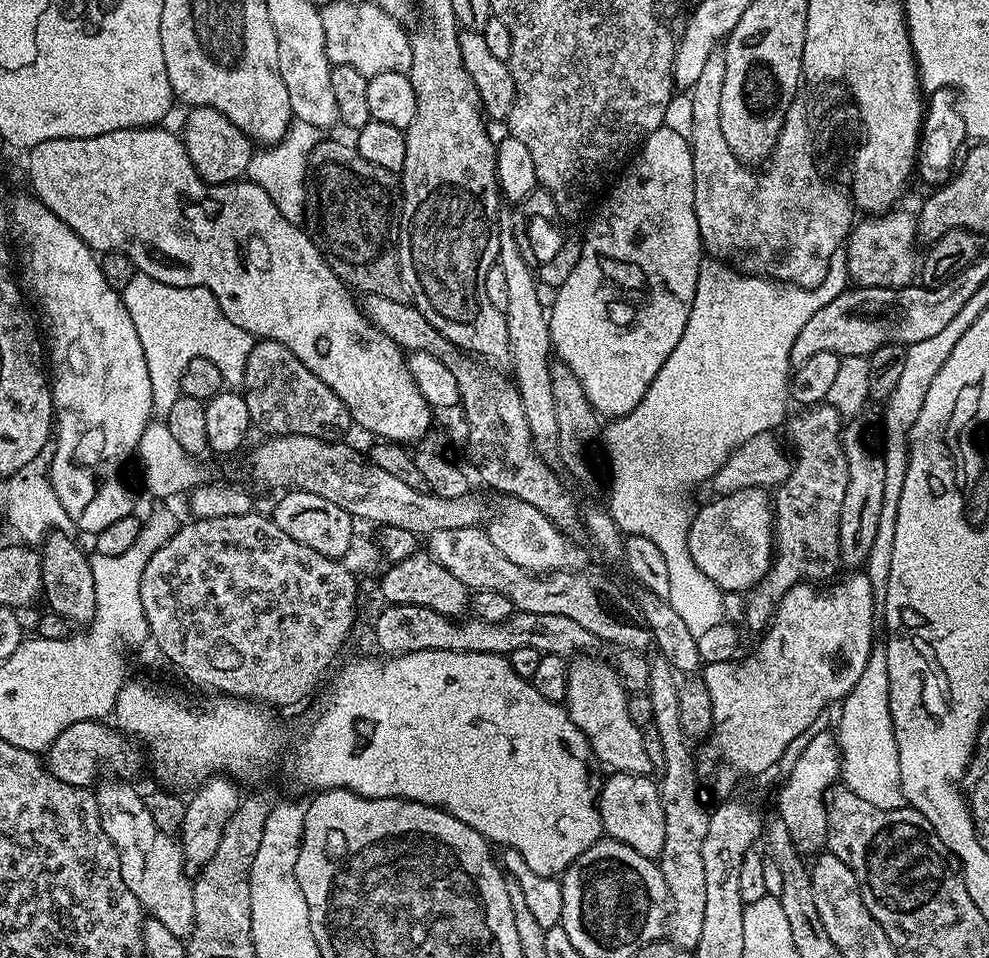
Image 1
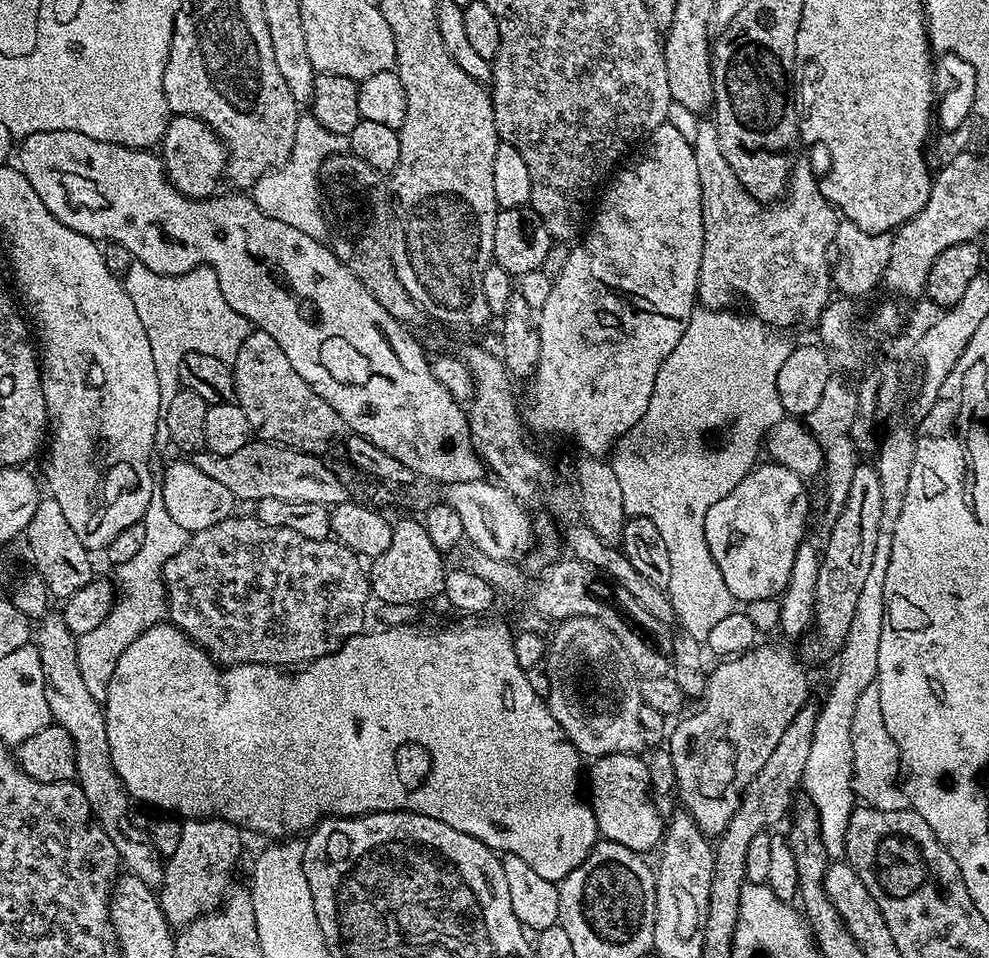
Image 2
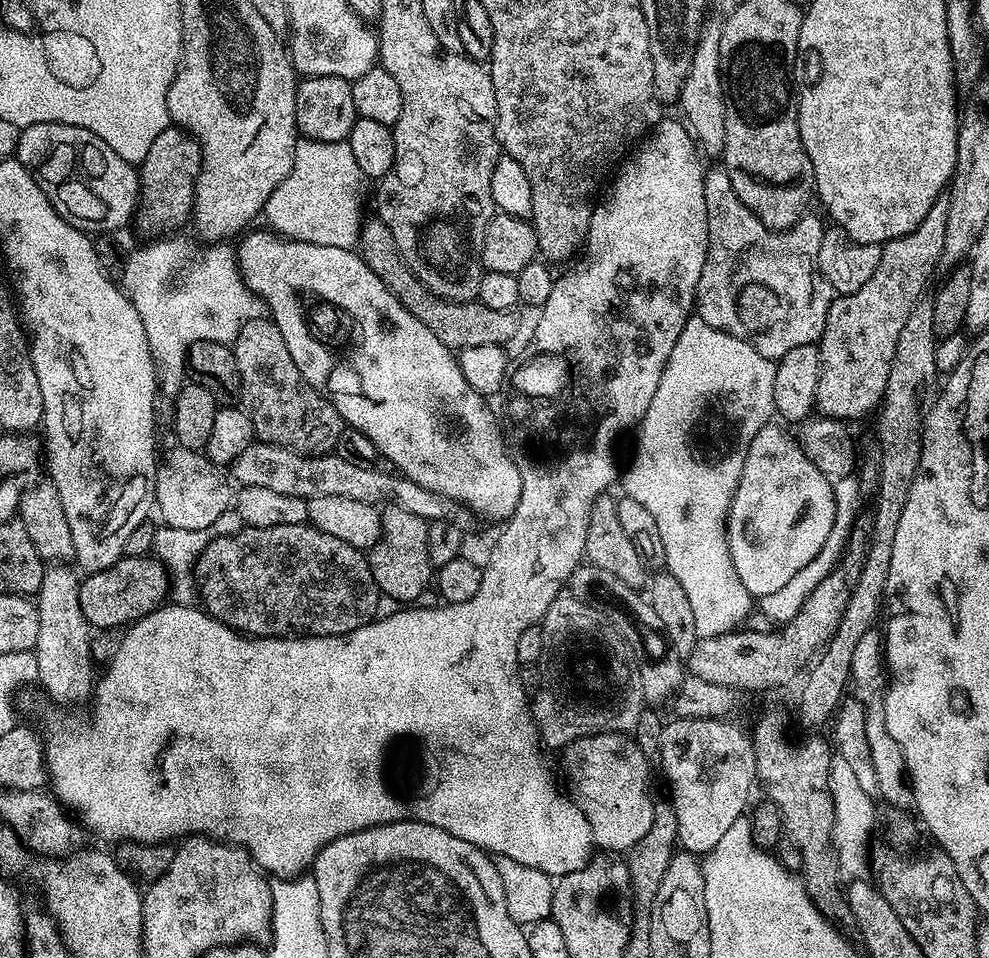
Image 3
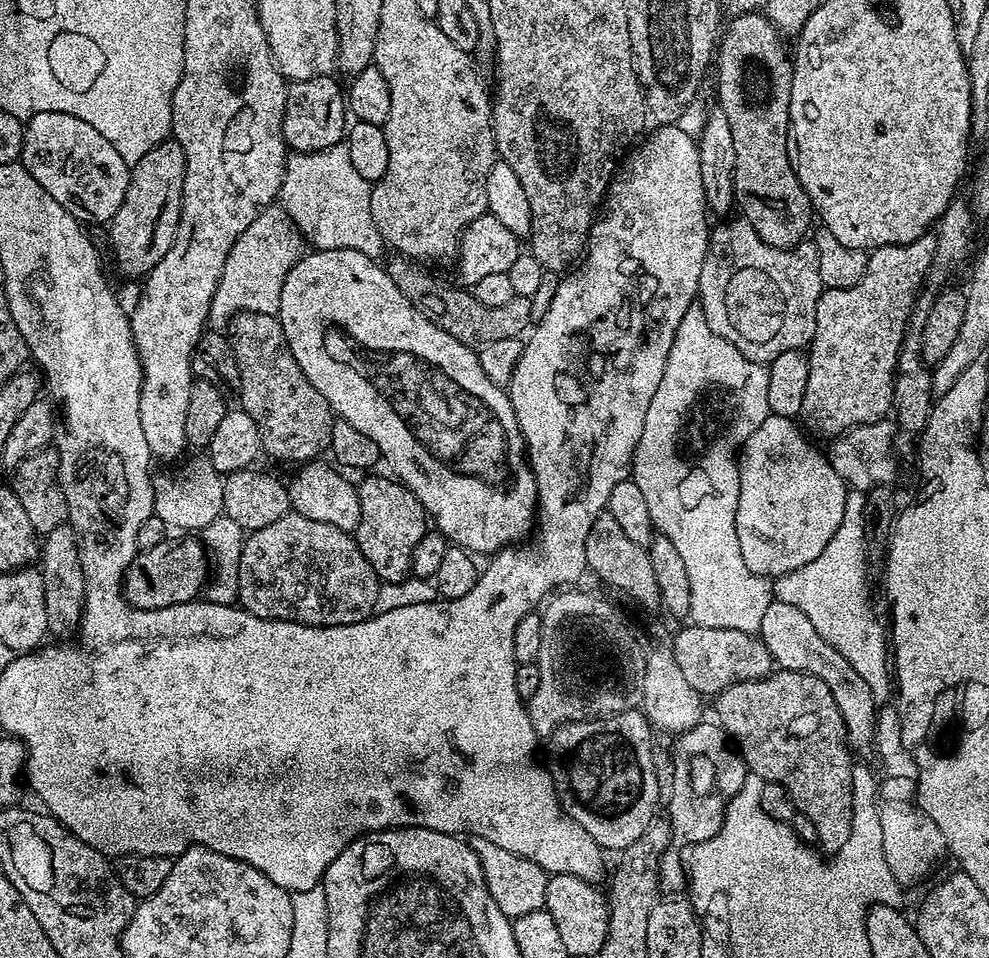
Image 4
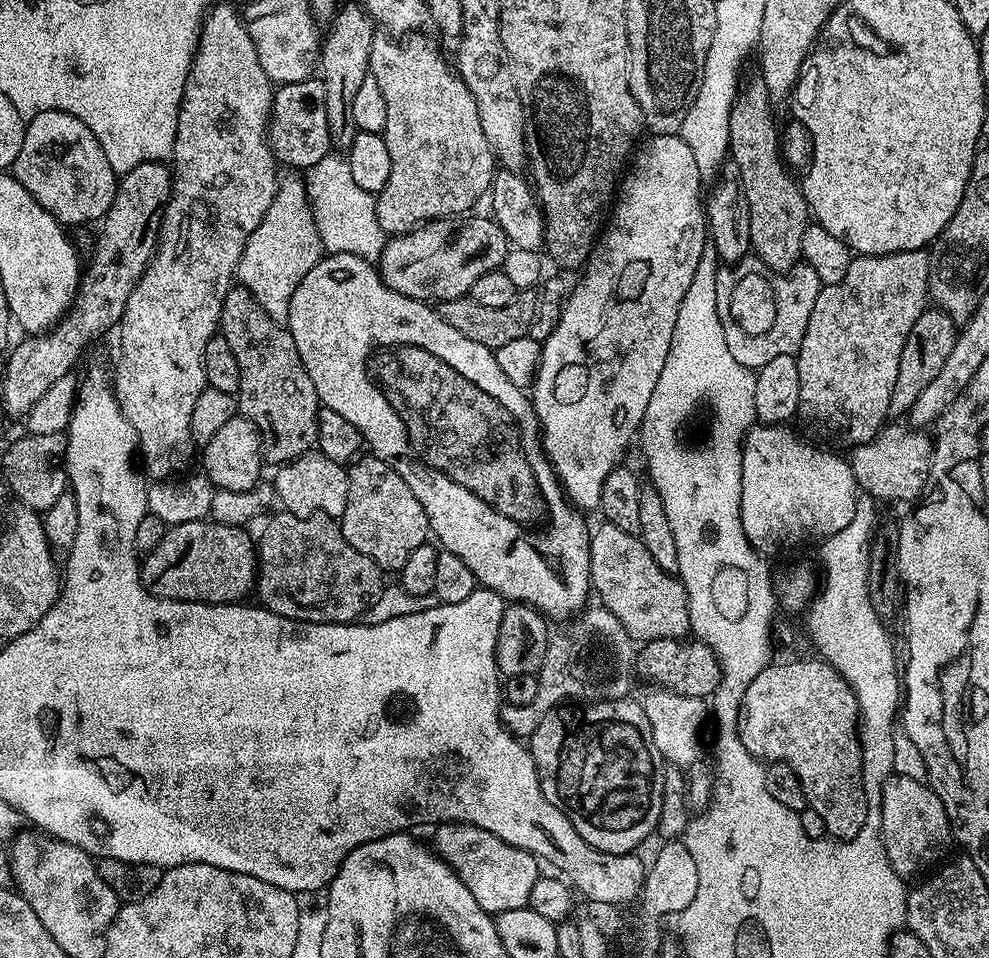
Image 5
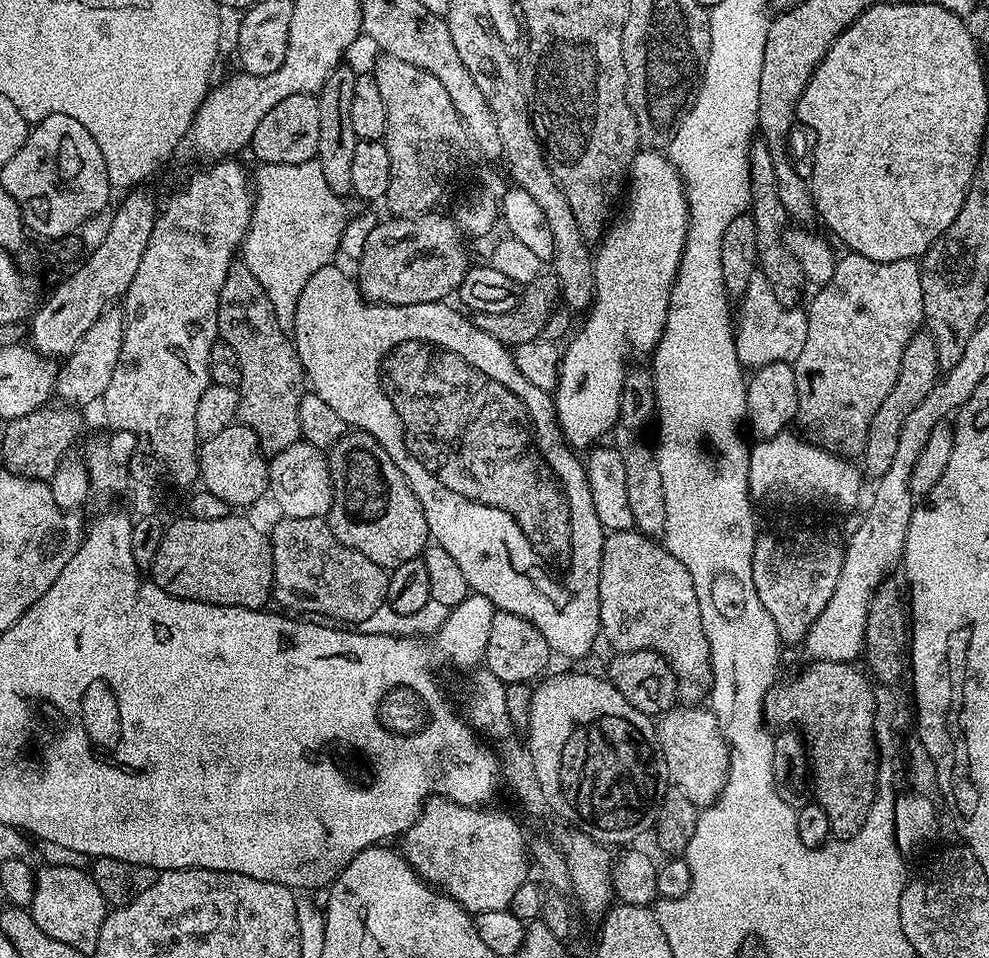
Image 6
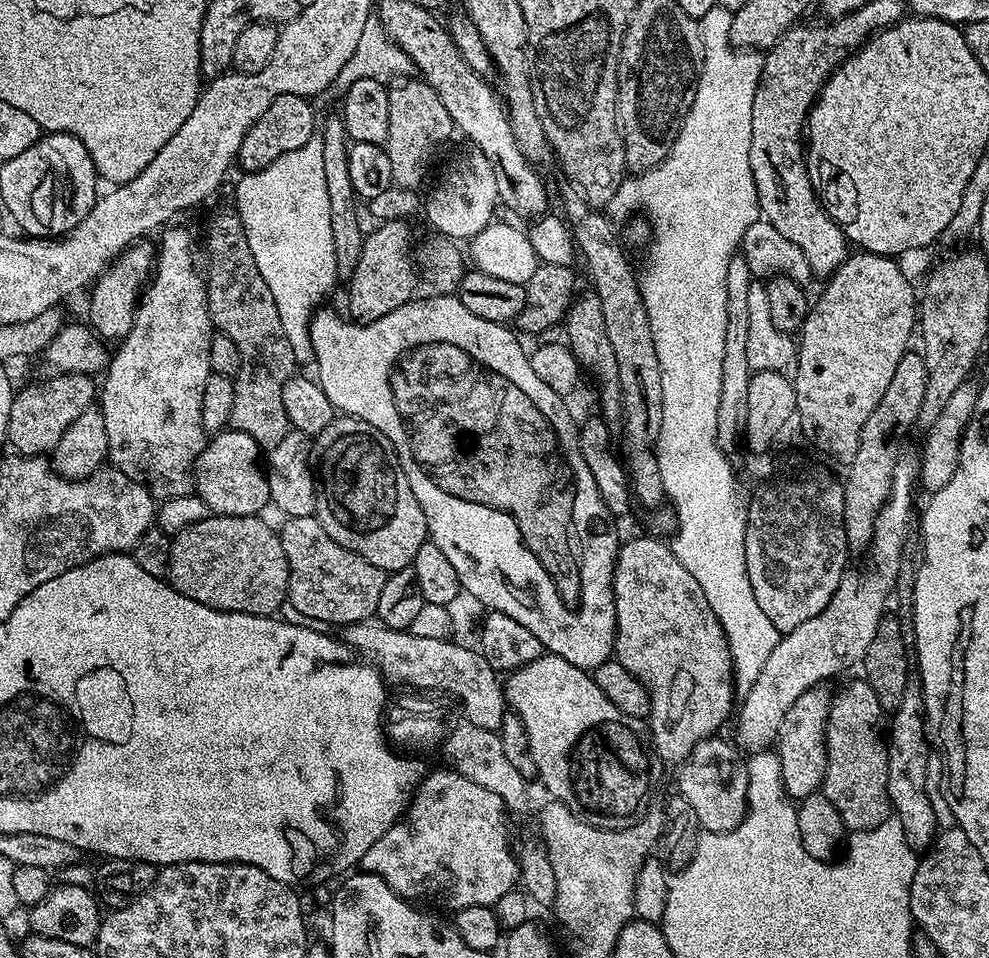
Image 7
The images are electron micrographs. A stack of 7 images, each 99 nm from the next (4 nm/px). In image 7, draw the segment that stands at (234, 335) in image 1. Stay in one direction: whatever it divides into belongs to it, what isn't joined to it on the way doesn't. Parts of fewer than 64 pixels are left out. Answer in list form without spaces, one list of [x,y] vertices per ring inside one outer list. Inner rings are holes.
[[[314,134],[310,138],[310,142],[306,142],[306,146],[298,146],[298,150],[290,150],[290,154],[282,154],[282,158],[274,158],[274,162],[270,162],[270,166],[266,166],[262,170],[244,172],[241,175],[241,180],[236,184],[234,211],[240,215],[240,221],[246,230],[246,242],[250,244],[250,254],[254,254],[254,262],[258,265],[258,274],[262,274],[262,282],[266,282],[266,286],[270,286],[270,294],[274,294],[274,306],[278,306],[278,318],[282,318],[282,330],[286,330],[286,338],[290,338],[290,346],[294,350],[294,358],[298,362],[311,361],[313,359],[311,334],[309,332],[312,314],[325,303],[324,295],[335,284],[338,284],[336,263],[334,262],[334,237],[332,231],[330,231],[329,195],[326,194],[325,167],[322,164],[322,146],[321,137]]]

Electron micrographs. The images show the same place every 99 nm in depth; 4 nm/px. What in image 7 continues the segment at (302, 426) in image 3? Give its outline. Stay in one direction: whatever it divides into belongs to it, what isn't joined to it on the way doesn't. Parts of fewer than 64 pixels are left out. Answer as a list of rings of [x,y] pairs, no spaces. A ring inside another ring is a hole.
[[[231,207],[218,209],[205,222],[202,256],[203,252],[208,259],[206,283],[212,327],[229,336],[234,346],[238,346],[238,354],[242,354],[242,366],[234,378],[231,427],[242,434],[250,434],[262,450],[270,450],[290,431],[286,406],[282,406],[282,390],[297,371],[298,361],[294,358],[290,338],[286,338],[286,330],[282,330],[274,294],[270,294],[270,286],[262,282],[254,254],[250,254],[240,215]]]

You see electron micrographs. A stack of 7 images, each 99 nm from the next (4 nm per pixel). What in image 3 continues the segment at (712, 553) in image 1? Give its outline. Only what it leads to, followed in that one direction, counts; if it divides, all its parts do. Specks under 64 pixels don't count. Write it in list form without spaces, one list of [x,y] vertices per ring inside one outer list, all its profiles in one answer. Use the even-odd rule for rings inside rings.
[[[770,422],[762,430],[758,430],[758,434],[754,434],[754,442],[750,442],[750,446],[746,450],[746,458],[742,466],[742,474],[738,486],[734,490],[734,498],[732,505],[728,511],[728,518],[724,525],[726,530],[726,538],[728,539],[728,549],[730,550],[730,558],[734,562],[734,570],[738,570],[738,578],[742,578],[742,586],[746,586],[746,590],[753,598],[759,598],[766,594],[777,592],[786,582],[793,578],[794,574],[802,570],[804,566],[809,565],[814,560],[815,555],[826,543],[830,530],[833,529],[835,516],[835,502],[833,481],[826,478],[826,474],[822,474],[822,470],[818,470],[818,466],[814,466],[814,462],[810,462],[810,458],[806,458],[806,454],[800,446],[800,441],[795,435],[792,436],[787,432],[787,427],[781,426],[779,423]]]

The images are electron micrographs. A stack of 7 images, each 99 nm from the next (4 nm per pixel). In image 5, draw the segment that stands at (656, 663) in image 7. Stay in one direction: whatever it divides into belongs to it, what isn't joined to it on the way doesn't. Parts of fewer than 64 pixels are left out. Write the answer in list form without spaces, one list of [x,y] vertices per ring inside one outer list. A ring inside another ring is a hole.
[[[607,522],[601,523],[601,528],[591,533],[592,541],[590,542],[590,578],[592,579],[591,587],[600,595],[599,603],[622,626],[626,626],[626,634],[630,634],[633,641],[647,642],[657,640],[658,638],[684,638],[691,633],[690,610],[688,609],[688,595],[684,589],[684,583],[680,580],[679,575],[662,570],[654,558],[650,558],[650,550],[641,542],[639,536],[626,534],[626,530],[618,530],[618,526]]]

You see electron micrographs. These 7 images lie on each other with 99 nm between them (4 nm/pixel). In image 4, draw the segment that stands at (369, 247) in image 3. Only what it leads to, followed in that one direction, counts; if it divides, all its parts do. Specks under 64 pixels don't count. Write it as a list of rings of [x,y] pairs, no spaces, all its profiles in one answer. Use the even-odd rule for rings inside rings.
[[[399,254],[393,257],[392,261],[387,261],[386,267],[390,278],[394,278],[394,286],[398,286],[398,290],[402,290],[402,294],[406,294],[406,298],[412,305],[423,316],[430,318],[434,326],[446,330],[446,334],[458,338],[458,342],[469,346],[479,346],[498,342],[502,338],[520,338],[533,323],[531,302],[526,297],[516,296],[510,302],[506,302],[506,306],[482,306],[482,302],[478,302],[478,298],[474,298],[467,287],[455,288],[452,284],[443,284],[442,281],[435,280],[430,273],[424,272],[423,263]]]

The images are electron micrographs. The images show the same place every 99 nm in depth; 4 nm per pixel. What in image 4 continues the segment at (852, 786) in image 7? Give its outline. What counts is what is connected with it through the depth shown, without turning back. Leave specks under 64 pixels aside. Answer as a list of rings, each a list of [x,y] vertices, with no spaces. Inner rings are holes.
[[[773,670],[761,680],[747,680],[746,682],[738,682],[734,686],[730,686],[726,690],[722,690],[715,697],[716,716],[721,728],[730,737],[731,743],[735,745],[741,756],[744,757],[744,763],[747,771],[751,775],[759,776],[761,781],[770,784],[780,784],[788,791],[788,798],[794,802],[797,813],[800,816],[810,818],[810,822],[814,822],[815,839],[820,839],[819,847],[825,853],[831,854],[837,852],[842,846],[846,846],[847,839],[850,838],[852,832],[852,767],[854,765],[854,756],[850,751],[847,738],[844,735],[844,724],[842,714],[839,713],[838,705],[834,702],[833,695],[830,692],[826,682],[812,676],[810,673],[789,672],[783,670]]]

